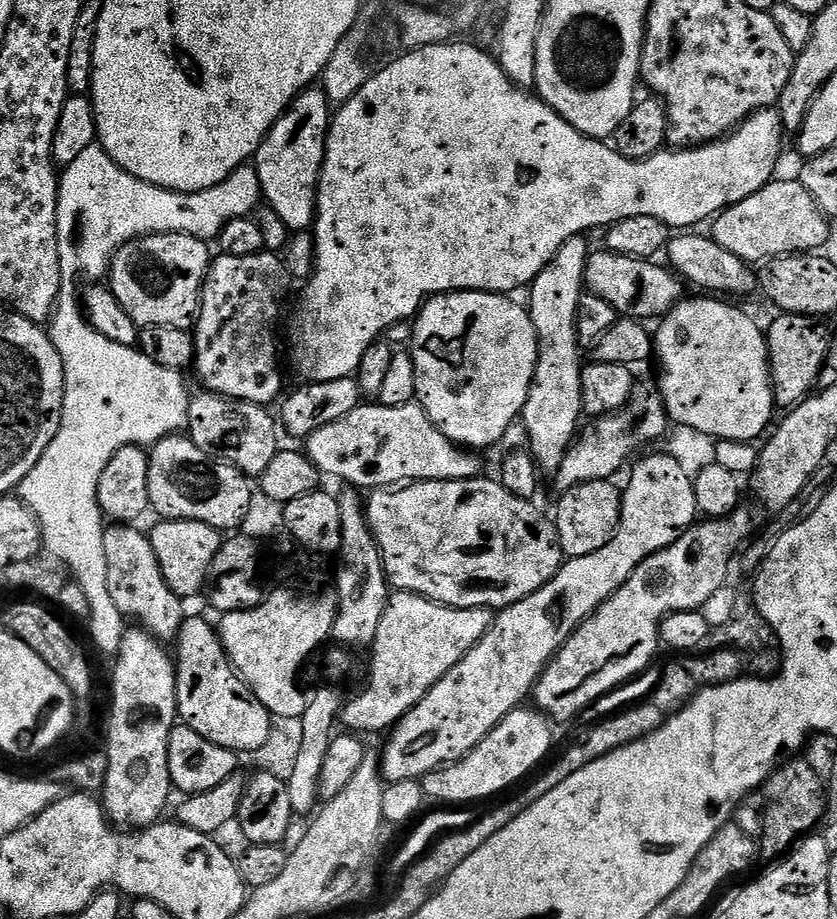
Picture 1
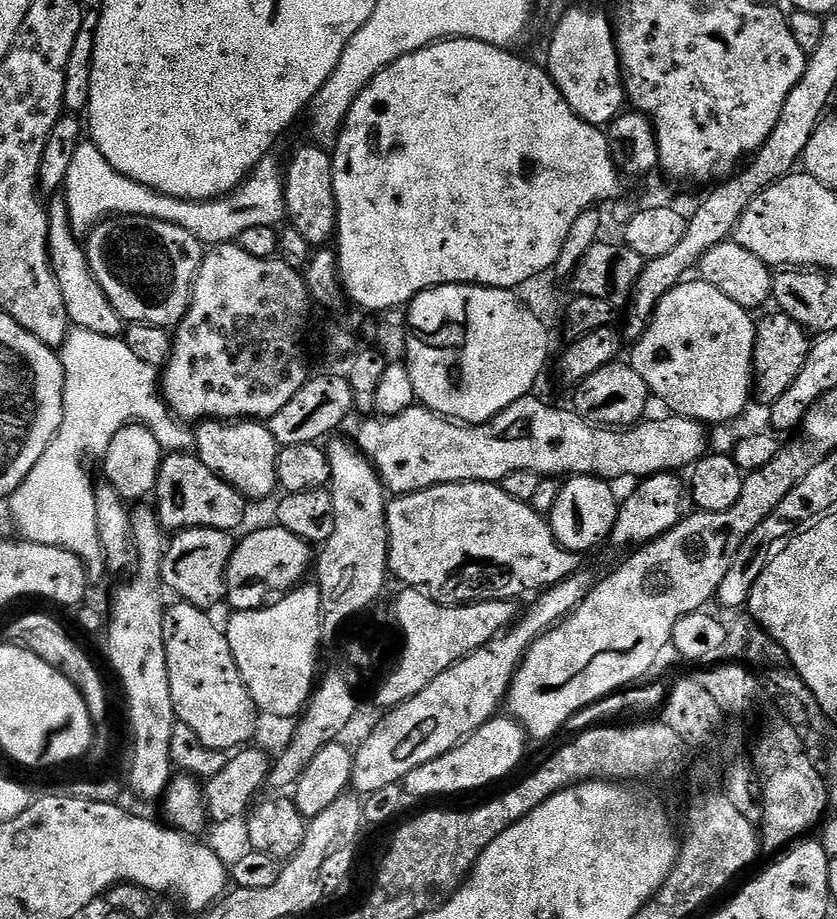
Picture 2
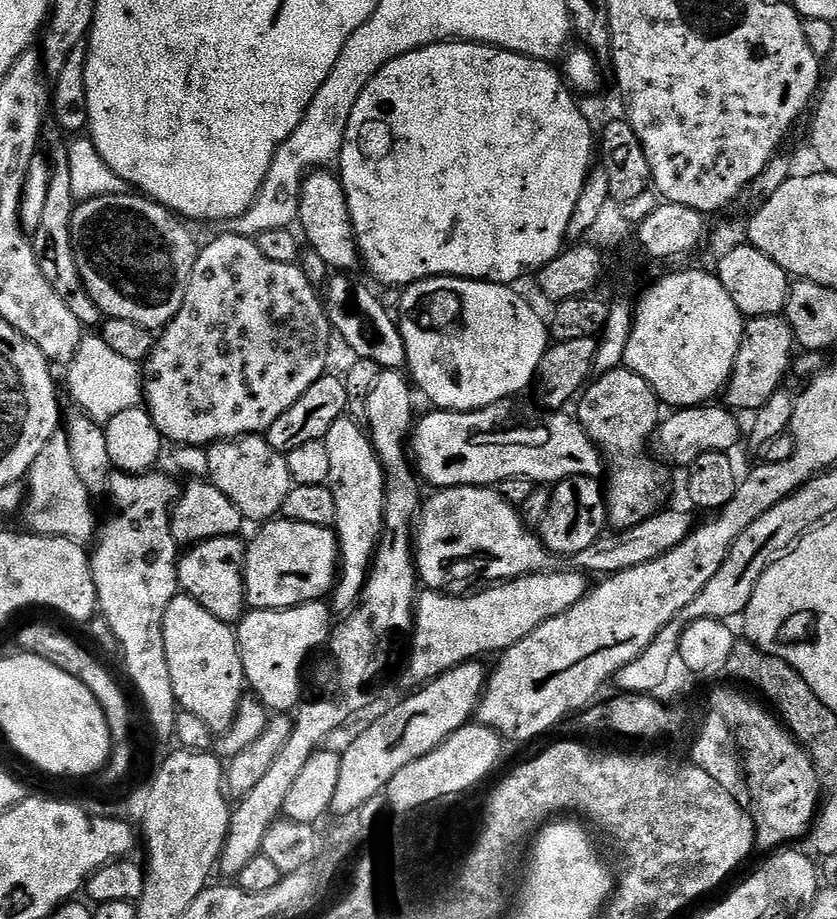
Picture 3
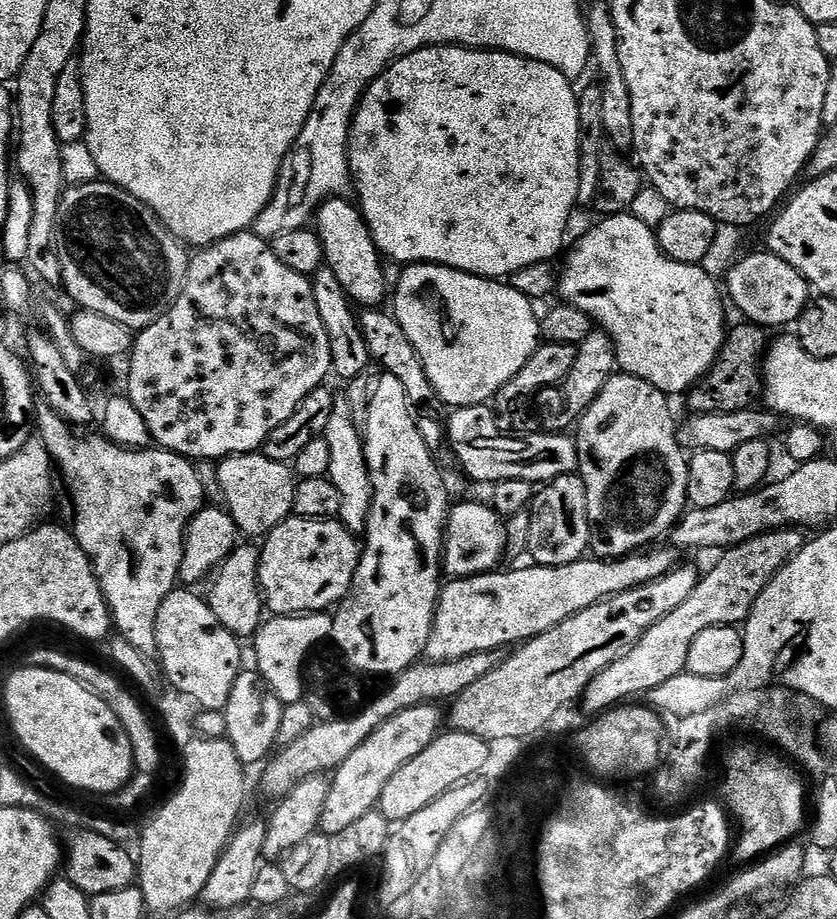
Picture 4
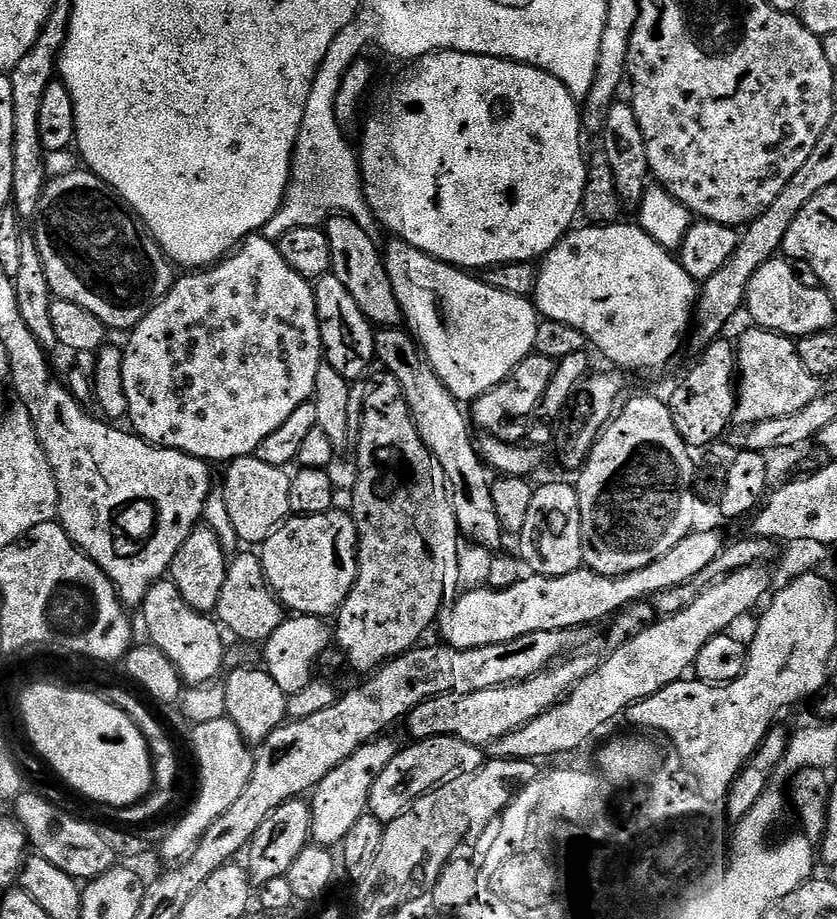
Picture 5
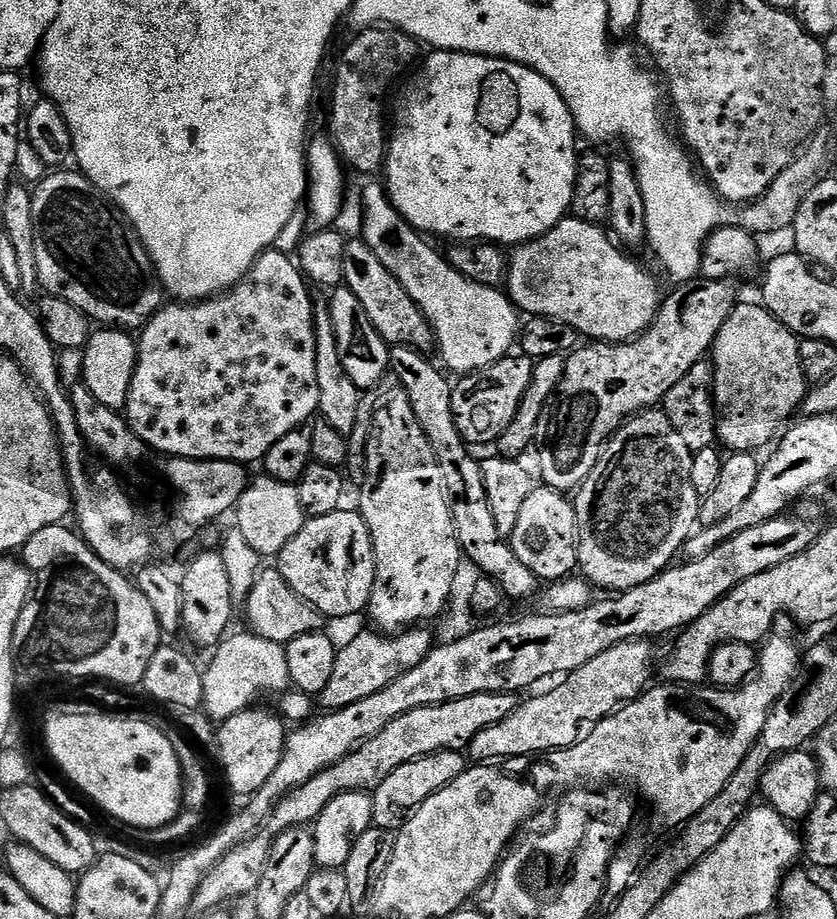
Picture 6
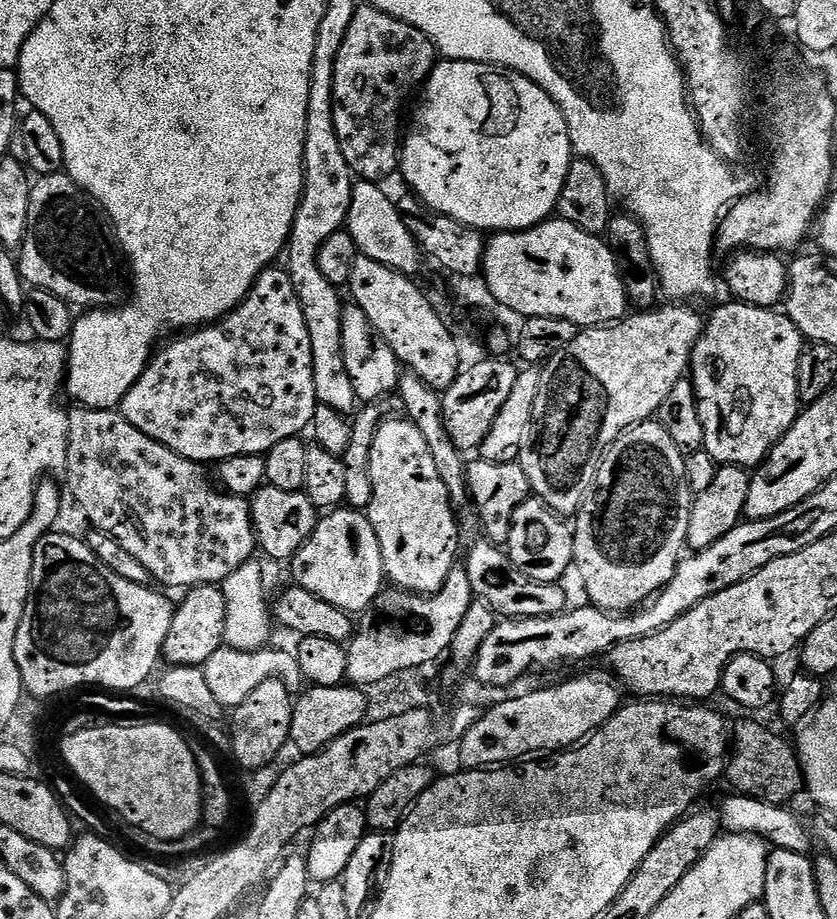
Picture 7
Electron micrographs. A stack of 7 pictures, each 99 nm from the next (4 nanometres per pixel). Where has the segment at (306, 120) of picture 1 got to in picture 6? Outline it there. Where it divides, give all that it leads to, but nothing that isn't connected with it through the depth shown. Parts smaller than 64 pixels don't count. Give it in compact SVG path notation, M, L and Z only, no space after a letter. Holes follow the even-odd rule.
M362 238L348 240L346 246L346 260L342 262L344 271L344 284L362 302L366 314L370 314L370 322L374 322L374 330L389 346L401 348L415 348L417 352L431 353L434 348L432 327L426 322L426 318L412 298L402 290L398 278L378 262L374 250L366 246Z

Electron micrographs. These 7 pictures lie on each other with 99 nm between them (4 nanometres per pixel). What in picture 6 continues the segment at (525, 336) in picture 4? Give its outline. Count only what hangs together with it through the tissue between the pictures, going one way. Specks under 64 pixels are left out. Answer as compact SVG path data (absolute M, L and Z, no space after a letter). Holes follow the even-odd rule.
M383 183L372 184L364 192L362 239L374 250L378 262L398 278L402 290L406 290L432 327L435 351L440 351L443 367L449 373L477 372L513 351L522 327L516 305L500 288L487 288L458 274L389 204L388 189Z

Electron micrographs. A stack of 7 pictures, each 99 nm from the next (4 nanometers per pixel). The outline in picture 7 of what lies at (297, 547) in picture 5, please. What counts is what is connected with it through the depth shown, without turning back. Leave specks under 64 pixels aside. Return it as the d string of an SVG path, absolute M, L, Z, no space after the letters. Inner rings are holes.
M341 506L316 521L310 538L290 561L295 587L310 590L322 602L338 606L349 614L367 613L375 605L380 593L385 591L386 577L382 562L382 546L378 546L378 534L370 526L363 511Z

